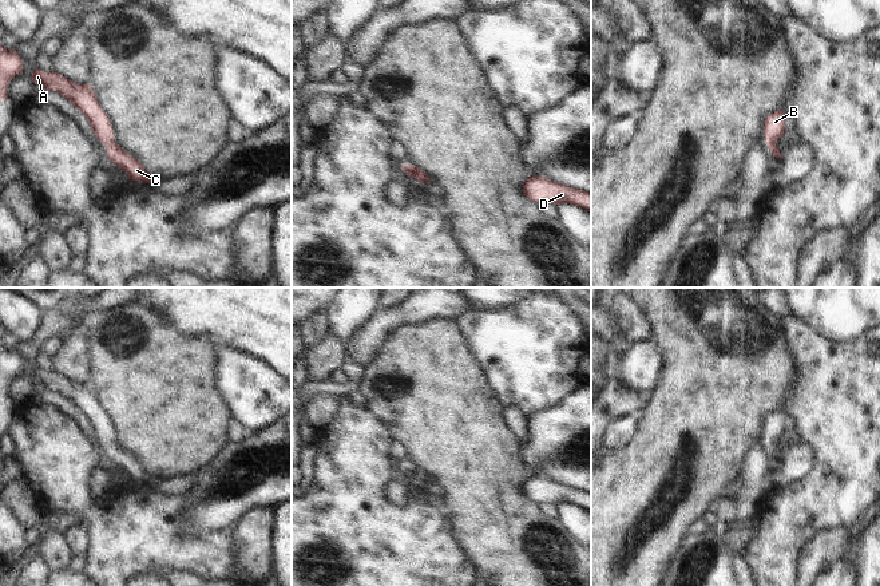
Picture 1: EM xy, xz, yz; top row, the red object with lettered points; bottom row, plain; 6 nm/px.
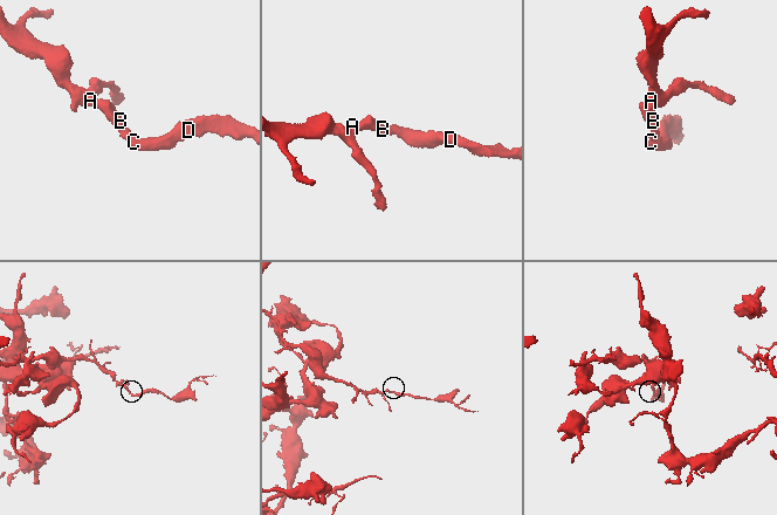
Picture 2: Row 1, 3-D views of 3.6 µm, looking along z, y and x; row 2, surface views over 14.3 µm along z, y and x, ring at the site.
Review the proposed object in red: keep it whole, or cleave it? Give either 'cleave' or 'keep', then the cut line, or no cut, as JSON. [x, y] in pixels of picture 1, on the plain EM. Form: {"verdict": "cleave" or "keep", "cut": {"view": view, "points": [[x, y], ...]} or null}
{"verdict": "keep", "cut": null}

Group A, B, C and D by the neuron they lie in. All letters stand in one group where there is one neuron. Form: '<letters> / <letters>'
A B C D

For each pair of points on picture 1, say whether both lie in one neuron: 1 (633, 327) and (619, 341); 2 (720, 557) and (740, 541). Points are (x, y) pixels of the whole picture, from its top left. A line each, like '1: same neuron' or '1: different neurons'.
1: different neurons
2: different neurons

